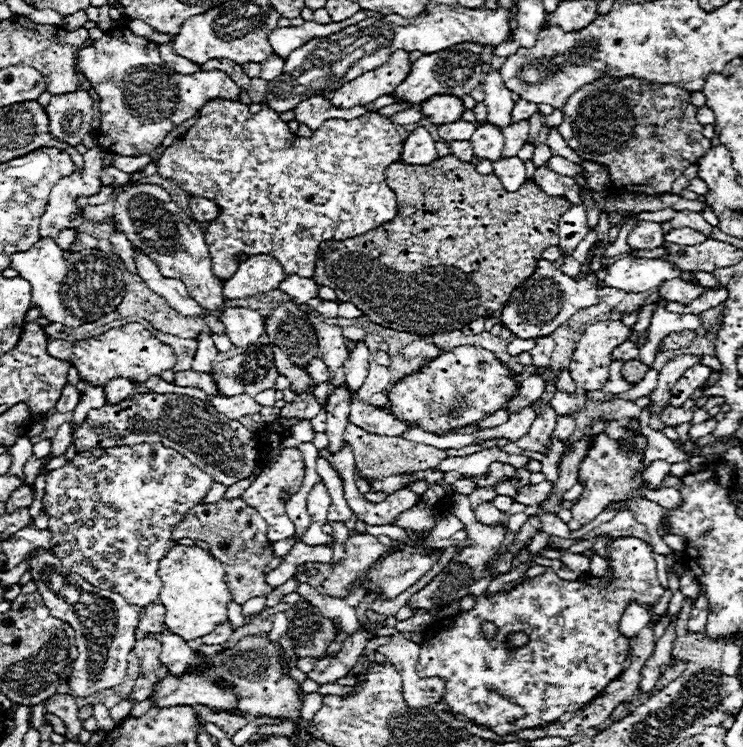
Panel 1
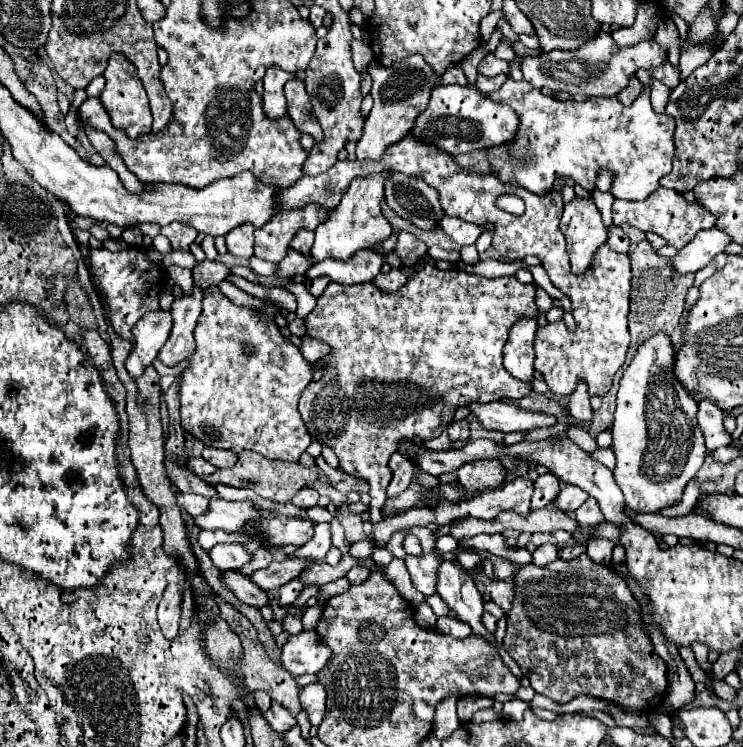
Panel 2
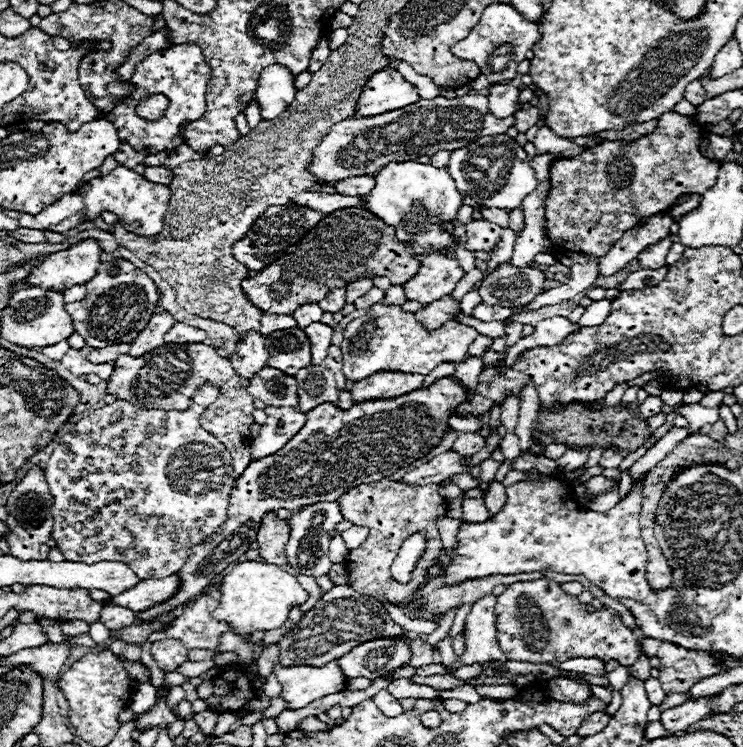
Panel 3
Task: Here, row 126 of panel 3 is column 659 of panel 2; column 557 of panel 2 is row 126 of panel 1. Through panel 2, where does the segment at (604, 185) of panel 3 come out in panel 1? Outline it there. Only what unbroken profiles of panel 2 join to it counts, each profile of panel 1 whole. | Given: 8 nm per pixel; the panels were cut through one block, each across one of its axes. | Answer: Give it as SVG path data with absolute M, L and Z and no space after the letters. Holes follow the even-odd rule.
M598 78L576 90L564 104L562 114L564 122L558 128L560 136L580 158L604 164L618 192L648 196L670 192L672 182L712 148L712 142L702 136L702 124L696 120L696 108L690 102L690 94L676 86L652 86L638 78Z

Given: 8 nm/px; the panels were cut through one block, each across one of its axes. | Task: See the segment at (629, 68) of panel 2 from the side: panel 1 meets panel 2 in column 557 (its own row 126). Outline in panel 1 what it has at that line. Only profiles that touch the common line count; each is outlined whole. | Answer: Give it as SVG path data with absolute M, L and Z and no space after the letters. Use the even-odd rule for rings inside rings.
M84 90L52 96L46 106L46 114L50 120L50 134L76 146L92 128L92 98Z

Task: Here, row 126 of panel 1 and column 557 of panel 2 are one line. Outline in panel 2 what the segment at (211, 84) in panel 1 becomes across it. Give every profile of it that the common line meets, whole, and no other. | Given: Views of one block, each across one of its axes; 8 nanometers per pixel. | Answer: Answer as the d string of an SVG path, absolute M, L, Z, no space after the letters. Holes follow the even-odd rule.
M508 76L490 98L510 104L520 118L520 132L512 144L488 148L492 170L500 180L520 184L534 194L548 192L558 176L570 176L590 190L596 186L598 170L610 168L616 172L610 190L616 198L646 200L660 186L658 180L672 170L674 124L670 116L652 112L648 88L626 108L616 96L592 96L586 102L556 100L544 96L526 80L518 82Z

